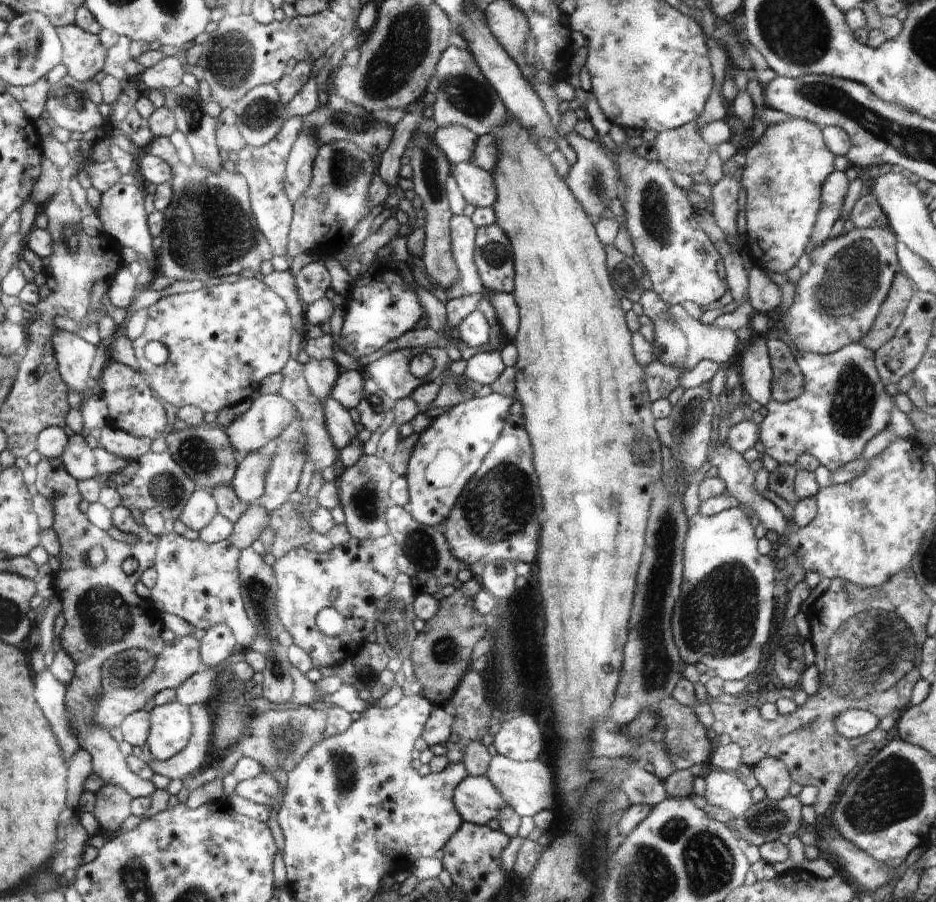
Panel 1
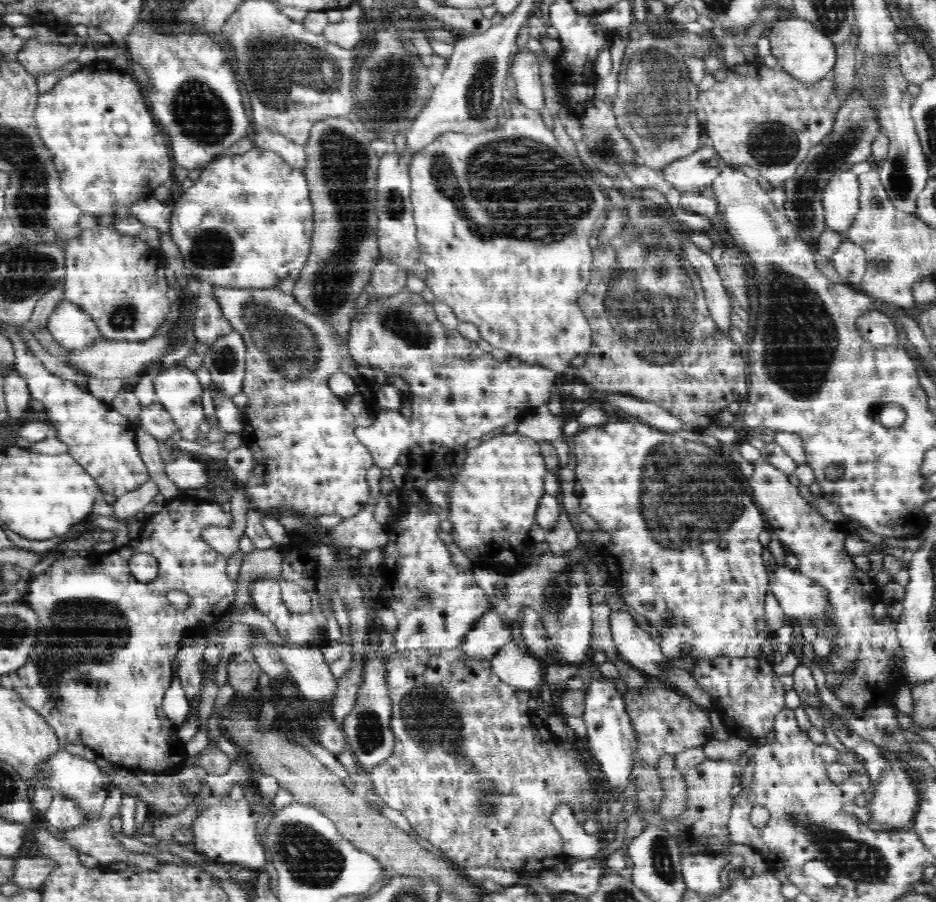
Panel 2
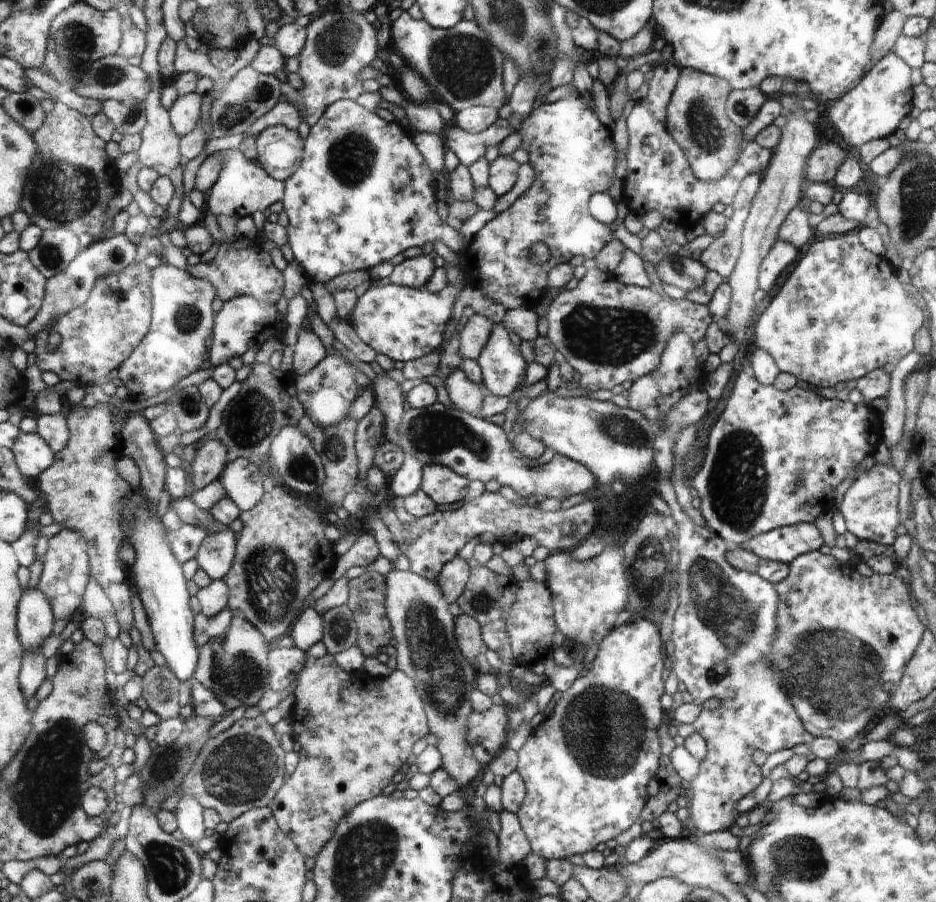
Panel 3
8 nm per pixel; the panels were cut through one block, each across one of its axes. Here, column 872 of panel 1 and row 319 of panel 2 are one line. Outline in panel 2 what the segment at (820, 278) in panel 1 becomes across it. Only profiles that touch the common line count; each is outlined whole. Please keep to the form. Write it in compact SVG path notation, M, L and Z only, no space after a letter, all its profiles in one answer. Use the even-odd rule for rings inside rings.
M213 285L206 288L220 305L234 331L242 335L245 344L243 392L249 403L243 411L245 423L240 433L243 444L254 455L252 476L244 484L246 495L267 516L291 512L304 517L340 514L348 518L358 514L370 498L366 471L374 460L370 449L358 439L355 431L370 426L378 416L374 413L378 404L372 389L374 380L358 373L357 363L351 357L346 340L341 340L327 322L308 312L292 295L282 293L275 287L230 288ZM336 372L354 379L356 394L352 398L343 400L330 390L328 380Z

